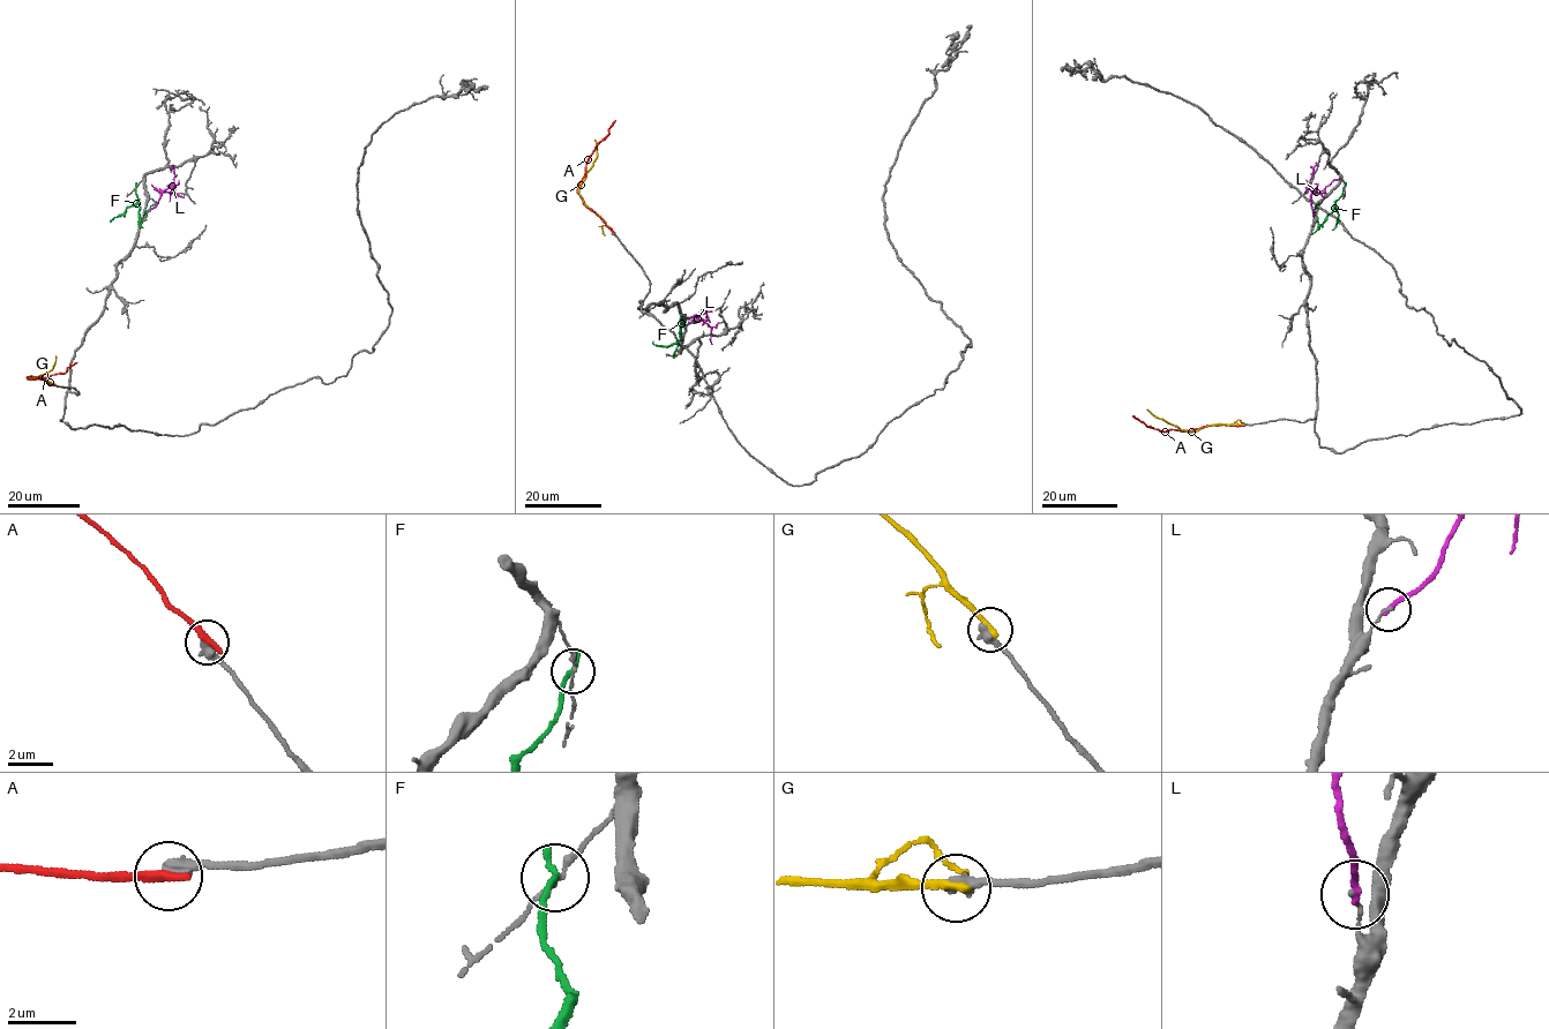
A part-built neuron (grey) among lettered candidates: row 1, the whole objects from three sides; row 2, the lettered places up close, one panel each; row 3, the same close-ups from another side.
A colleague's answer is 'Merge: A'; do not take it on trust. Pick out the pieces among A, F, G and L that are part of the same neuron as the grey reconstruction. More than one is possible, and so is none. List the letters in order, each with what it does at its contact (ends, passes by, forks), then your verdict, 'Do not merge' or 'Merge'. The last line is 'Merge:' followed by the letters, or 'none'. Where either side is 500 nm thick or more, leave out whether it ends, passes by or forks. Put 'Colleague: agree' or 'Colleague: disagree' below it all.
A: It ends there. Do not merge
F: It ends there. Do not merge
G: It ends there. Do not merge
L: It ends there. Do not merge
Merge: none
Colleague: disagree

